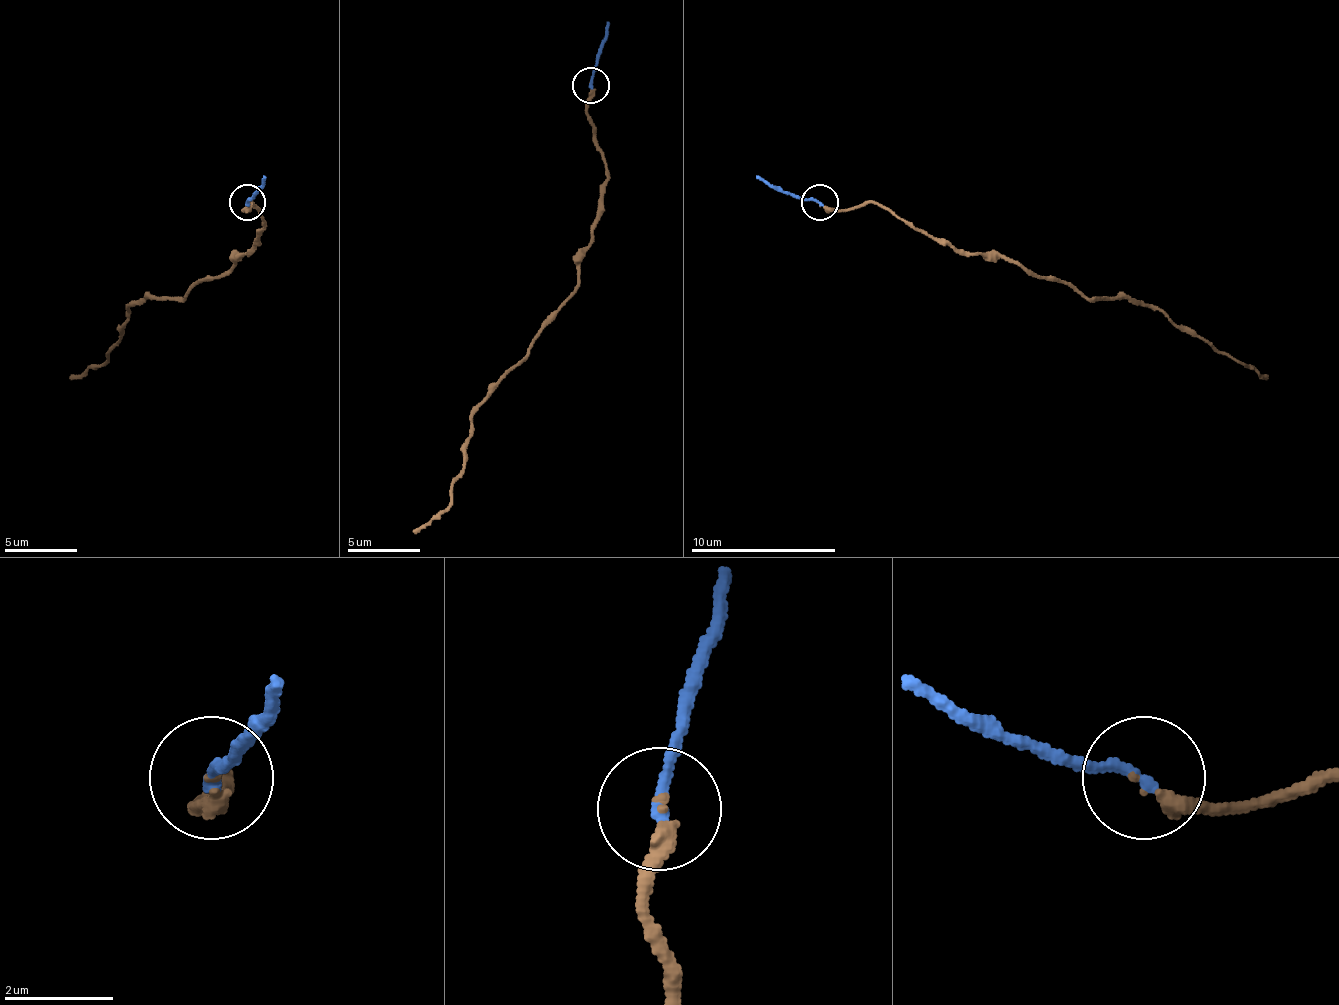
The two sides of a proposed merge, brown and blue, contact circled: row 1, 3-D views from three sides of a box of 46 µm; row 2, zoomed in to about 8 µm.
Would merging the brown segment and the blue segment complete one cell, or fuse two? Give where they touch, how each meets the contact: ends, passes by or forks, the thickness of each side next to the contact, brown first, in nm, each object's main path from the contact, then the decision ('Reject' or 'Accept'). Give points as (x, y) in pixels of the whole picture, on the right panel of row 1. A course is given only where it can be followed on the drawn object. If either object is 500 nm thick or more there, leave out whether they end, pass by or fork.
Place: (820, 202). At the ring brown ends. At the ring blue ends. Thickness 240 nm (brown) against 240 nm. Course of brown: (817, 201), (853, 209), (879, 201), (966, 252), (995, 252), (1089, 299), (1136, 299), (1267, 379). Course of blue: (820, 201), (784, 194), (755, 176). Accept

